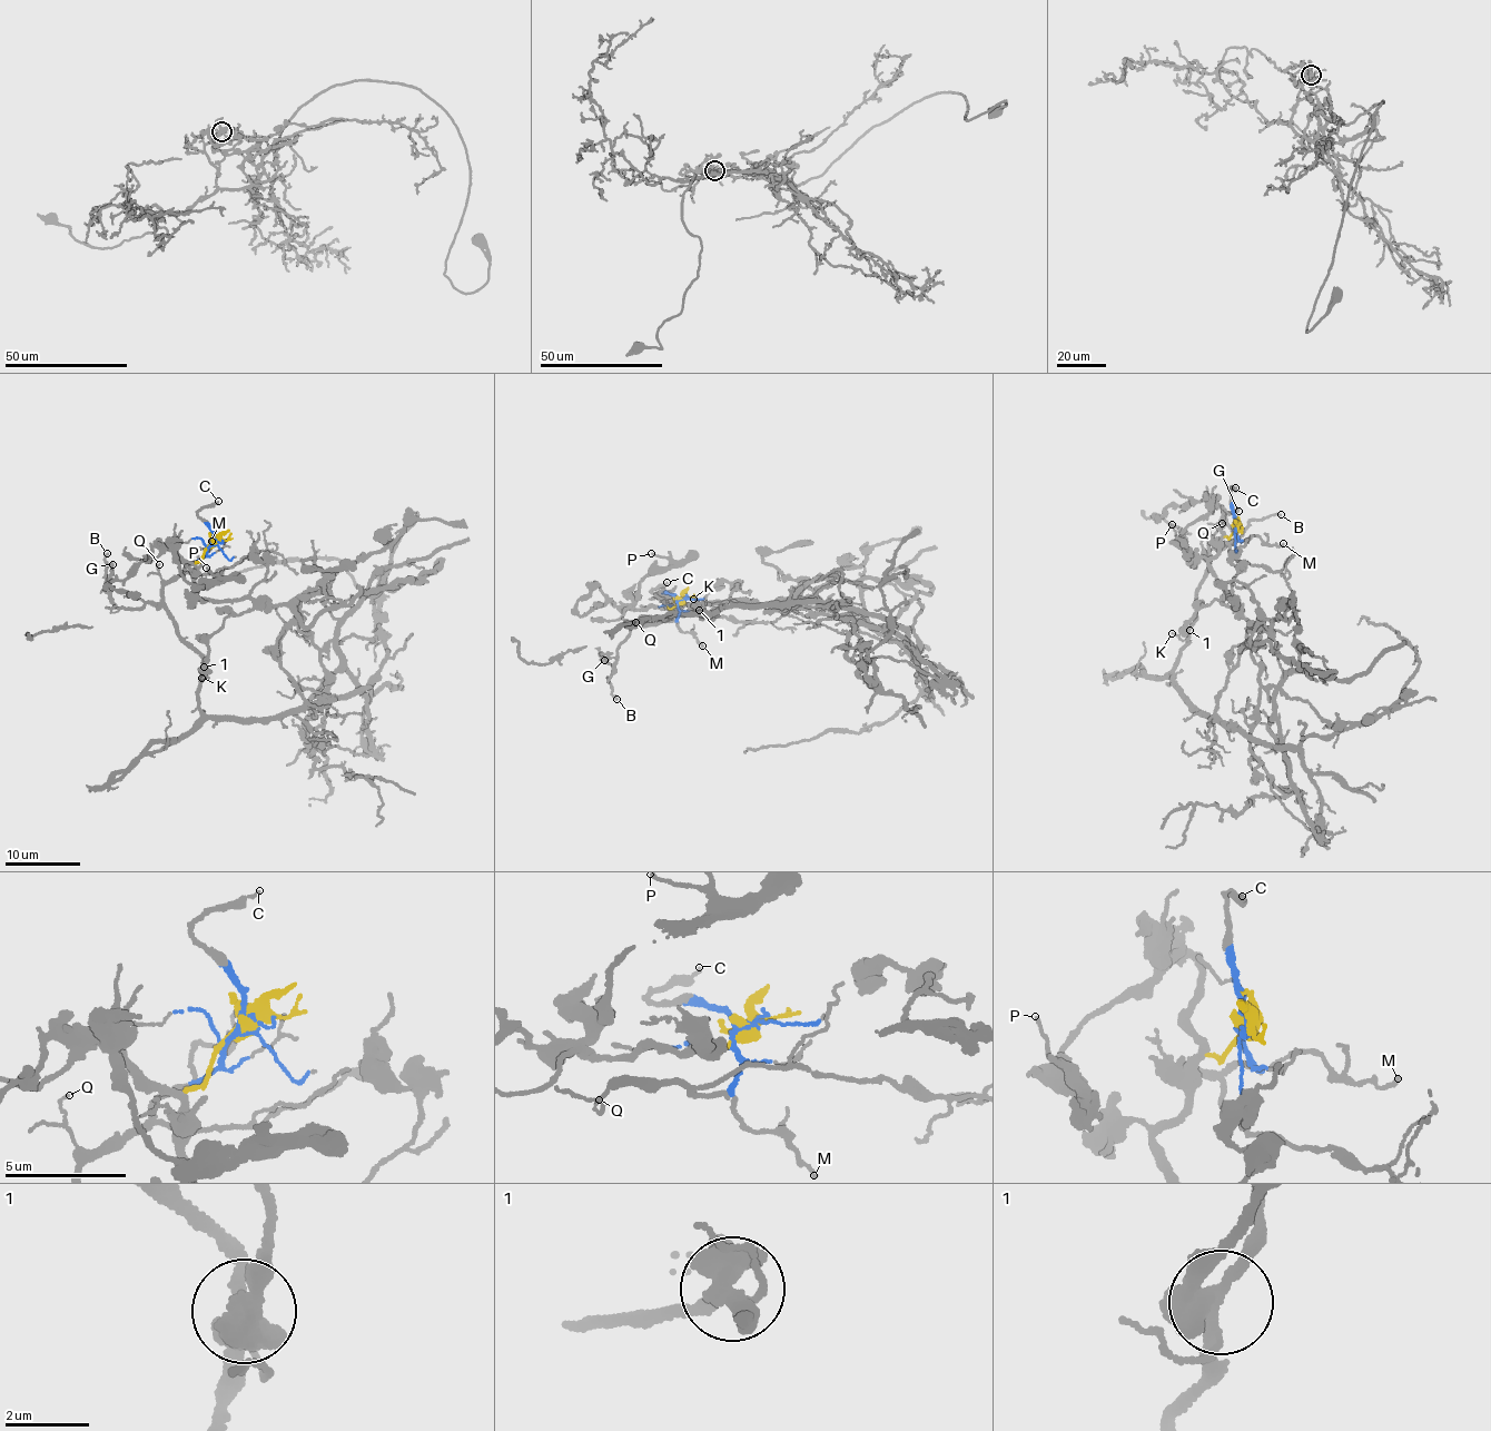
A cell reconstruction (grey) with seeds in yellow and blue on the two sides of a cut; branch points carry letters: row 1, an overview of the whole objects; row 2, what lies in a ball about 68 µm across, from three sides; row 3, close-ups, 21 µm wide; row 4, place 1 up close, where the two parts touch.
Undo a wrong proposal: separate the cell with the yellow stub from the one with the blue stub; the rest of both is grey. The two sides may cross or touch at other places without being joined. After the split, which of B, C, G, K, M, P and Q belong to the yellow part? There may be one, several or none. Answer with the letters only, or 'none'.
P

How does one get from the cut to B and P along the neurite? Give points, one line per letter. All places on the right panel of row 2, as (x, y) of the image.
B: (1234, 529), (1240, 540), (1210, 542), (1207, 555), (1203, 550), (1207, 552), (1232, 545), (1247, 522), (1281, 515)
P: (1235, 529), (1224, 535), (1217, 506), (1183, 529), (1177, 539), (1184, 544), (1173, 524)

